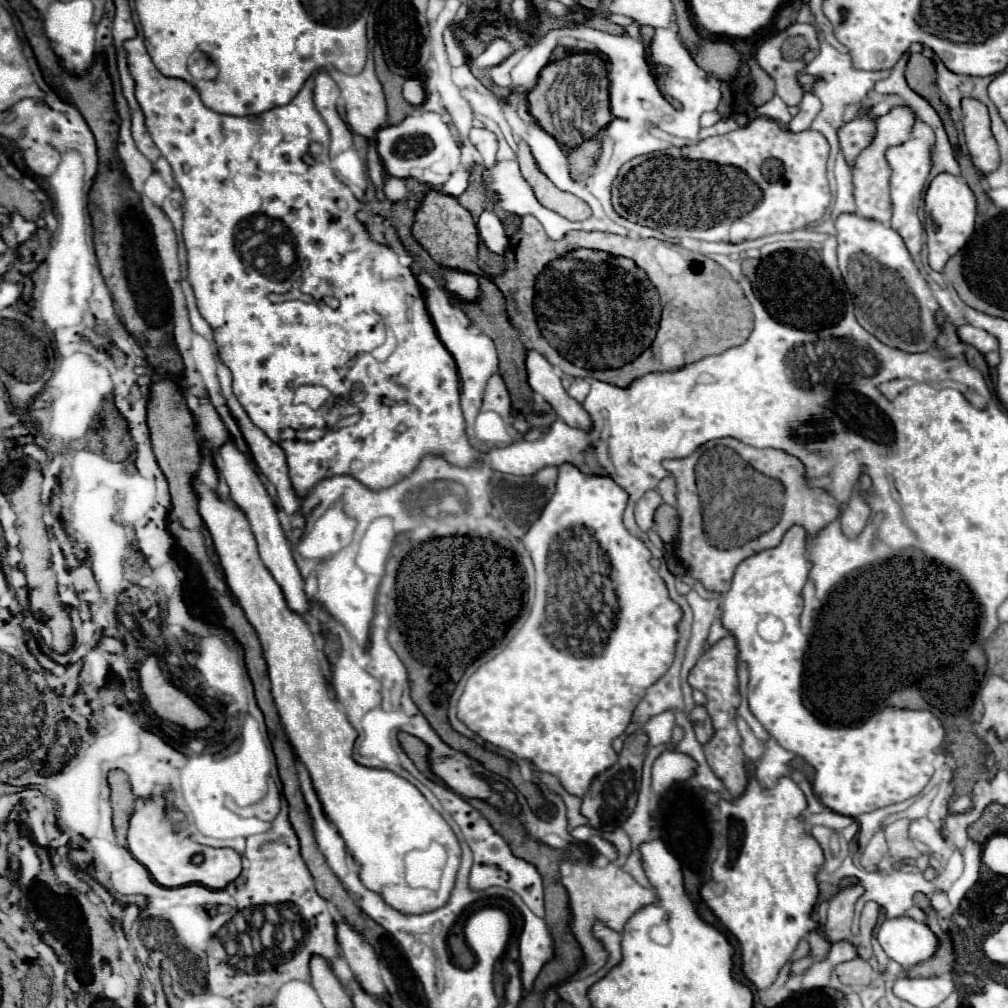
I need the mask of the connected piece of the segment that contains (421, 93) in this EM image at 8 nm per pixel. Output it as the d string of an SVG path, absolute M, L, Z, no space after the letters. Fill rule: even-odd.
M415 76L405 80L403 84L403 98L411 104L411 106L421 106L427 98L425 94L425 84L423 84L423 76Z

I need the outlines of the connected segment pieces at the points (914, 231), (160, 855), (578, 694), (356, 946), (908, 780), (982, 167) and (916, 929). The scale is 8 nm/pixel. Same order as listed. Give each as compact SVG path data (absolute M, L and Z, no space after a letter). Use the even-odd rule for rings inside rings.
M917 120L917 124L913 126L913 138L901 146L887 150L887 162L893 170L893 174L891 174L891 200L893 200L891 228L899 232L899 236L905 240L907 248L913 256L917 256L923 246L923 226L917 218L917 208L919 208L919 200L921 200L921 194L925 188L925 178L931 170L931 162L929 162L931 146L933 146L933 130L927 124Z
M163 796L153 798L151 804L145 804L131 816L131 826L127 834L129 852L149 870L153 880L167 888L197 882L213 890L221 890L229 882L237 880L237 876L241 874L241 854L233 848L211 848L201 846L195 840L181 840L173 828L173 822L167 818L165 808L167 804Z
M565 462L561 466L559 478L557 478L557 490L555 490L553 498L541 512L539 520L535 520L529 526L529 530L525 532L525 536L521 538L525 548L531 552L531 558L533 558L533 564L537 570L537 596L535 596L533 612L531 612L529 620L523 624L523 628L519 628L517 636L507 644L507 648L503 648L501 654L497 654L493 660L483 664L467 680L465 692L457 706L457 716L467 724L467 728L477 732L483 740L487 740L503 750L509 750L519 758L531 760L539 772L555 774L561 780L561 784L575 796L583 796L587 792L591 780L617 762L617 754L613 750L613 738L617 738L625 732L625 728L631 722L631 714L633 714L637 702L645 696L645 690L651 684L655 684L673 664L675 648L677 648L677 640L679 640L677 626L683 618L681 606L669 598L665 580L649 564L649 558L651 558L649 548L645 546L645 542L639 536L633 536L623 524L623 512L625 512L627 502L629 502L627 492L613 478L599 476L599 474L585 474L577 466L571 466L569 462Z
M339 924L337 936L339 936L341 956L347 960L352 975L359 978L359 986L363 986L363 990L367 990L367 994L371 994L379 1000L385 1000L387 986L381 978L379 958L377 958L375 950L349 924Z
M791 526L781 544L763 550L747 560L743 560L737 570L729 592L725 592L721 602L721 622L737 638L739 660L749 666L749 708L765 730L783 746L785 750L803 756L815 770L813 792L833 812L853 816L903 802L917 796L933 776L935 756L943 744L945 730L937 716L927 710L907 710L907 708L881 708L859 728L853 726L829 726L823 724L815 714L811 714L801 700L801 678L803 678L803 656L807 652L809 640L799 628L799 616L803 612L803 586L811 570L811 560L807 558L809 534L803 526Z
M965 98L961 106L963 106L963 134L973 166L979 172L989 174L999 166L999 148L991 134L987 106L973 98Z
M909 916L887 918L877 930L877 940L887 956L905 968L927 962L939 950L935 932L925 922L913 920Z

